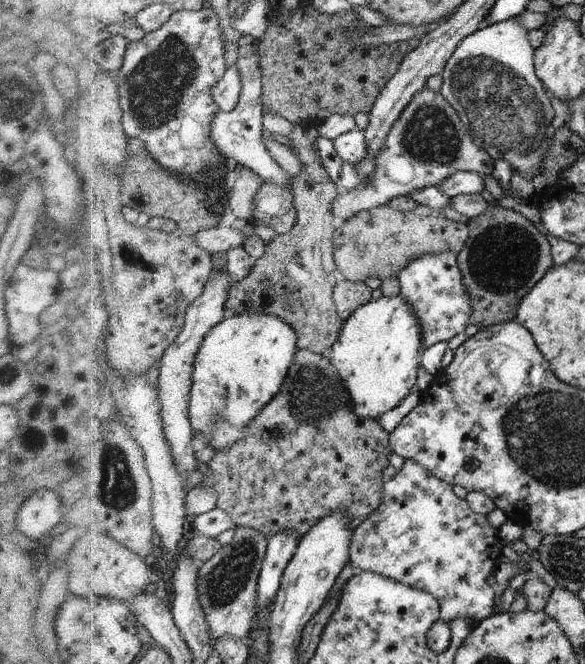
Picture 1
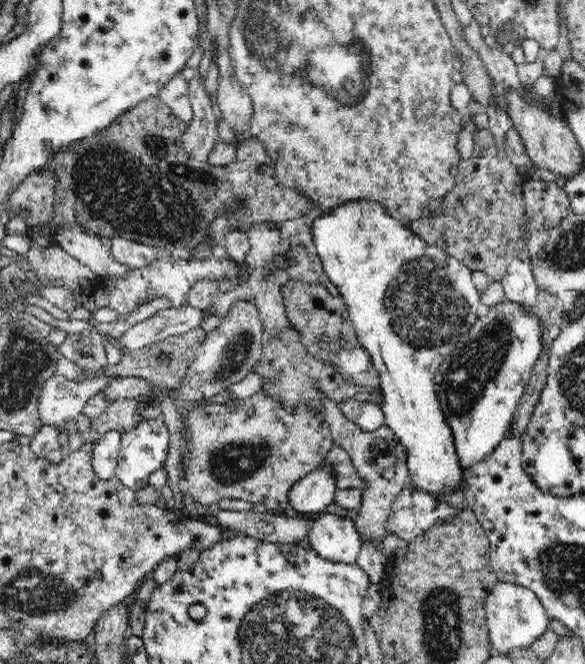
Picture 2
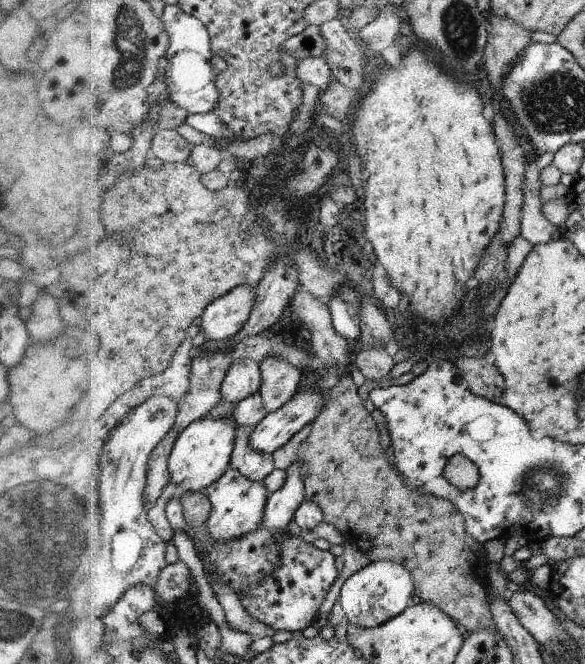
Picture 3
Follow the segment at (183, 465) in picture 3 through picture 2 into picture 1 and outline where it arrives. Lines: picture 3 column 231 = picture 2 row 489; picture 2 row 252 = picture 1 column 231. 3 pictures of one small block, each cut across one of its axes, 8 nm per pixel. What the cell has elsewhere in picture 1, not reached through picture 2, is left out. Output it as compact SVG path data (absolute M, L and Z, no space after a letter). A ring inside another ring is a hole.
M236 315L219 324L197 356L190 405L195 432L209 438L216 452L244 439L253 420L282 392L298 352L298 333L279 316Z

